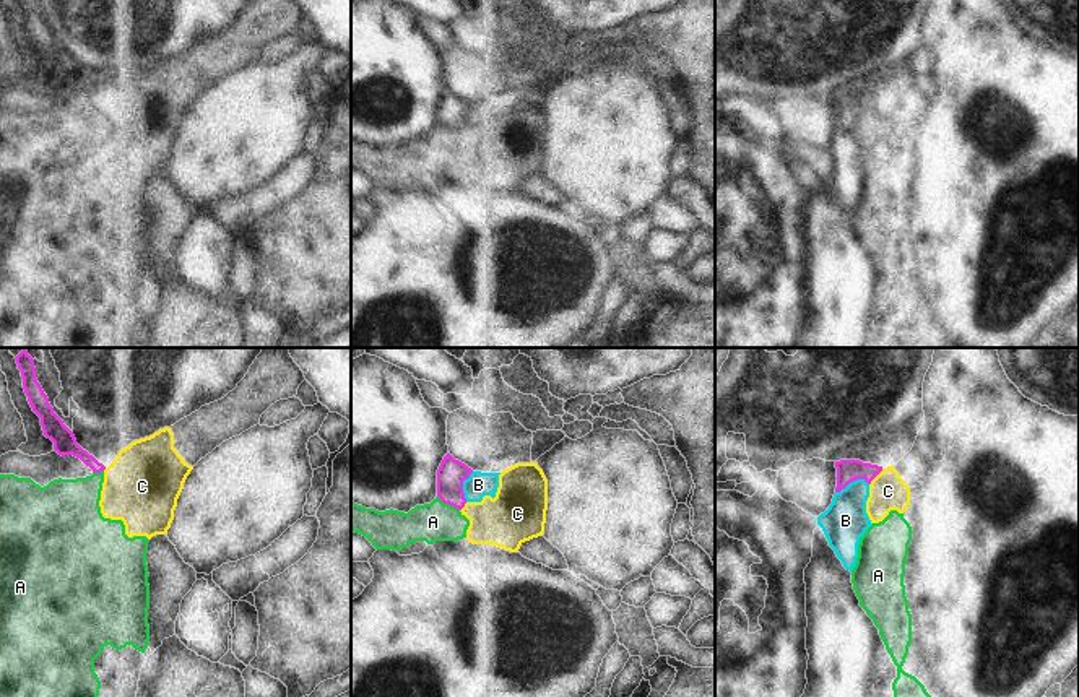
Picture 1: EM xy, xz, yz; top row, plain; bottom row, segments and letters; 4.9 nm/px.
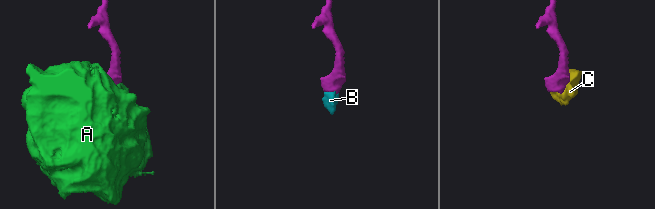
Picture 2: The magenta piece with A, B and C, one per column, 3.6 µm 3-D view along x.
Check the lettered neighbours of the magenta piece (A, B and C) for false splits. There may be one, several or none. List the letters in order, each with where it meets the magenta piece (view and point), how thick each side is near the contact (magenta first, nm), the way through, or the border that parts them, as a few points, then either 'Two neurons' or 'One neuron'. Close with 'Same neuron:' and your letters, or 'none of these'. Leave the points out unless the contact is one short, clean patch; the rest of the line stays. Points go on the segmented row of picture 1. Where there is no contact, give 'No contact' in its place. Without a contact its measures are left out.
A: Touches magenta at xz (449, 504). Thickness 140 nm (magenta) against 190 nm. Boundary: xz (437, 496), (459, 510). Two neurons
B: Touches magenta at yz (852, 481). Thickness 110 nm (magenta) against 220 nm. Path across: yz (847, 470), (852, 481), (845, 520). One neuron
C: Touches magenta at yz (876, 475). Thickness 110 nm (magenta) against 190 nm. Boundary: yz (883, 468), (870, 484). Two neurons
Same neuron: B

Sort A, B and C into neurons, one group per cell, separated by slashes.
A C / B

